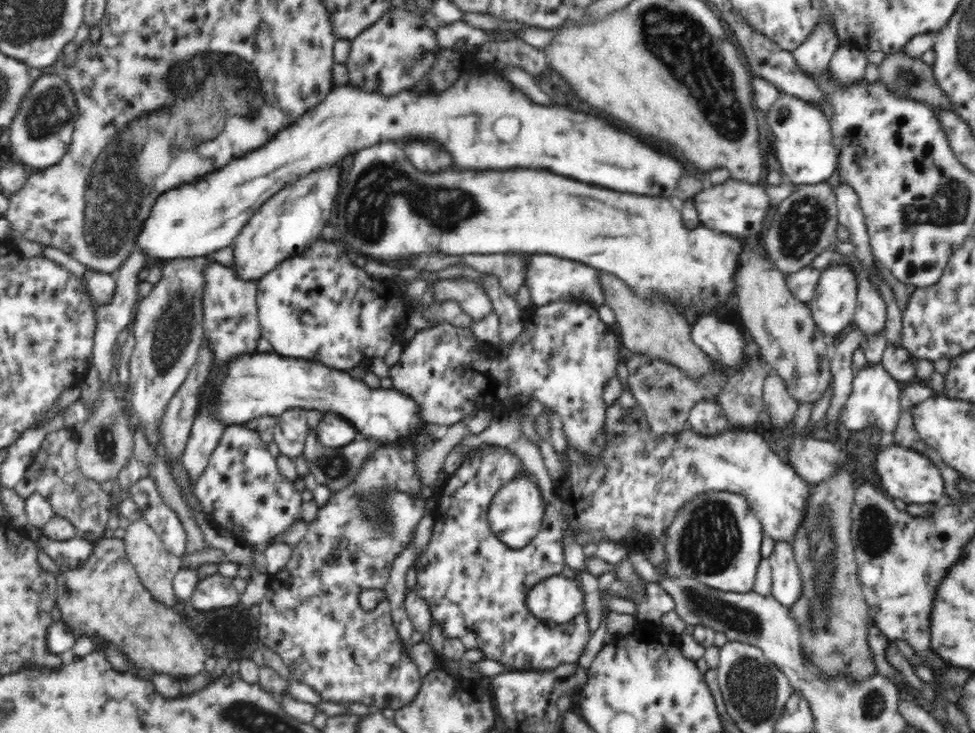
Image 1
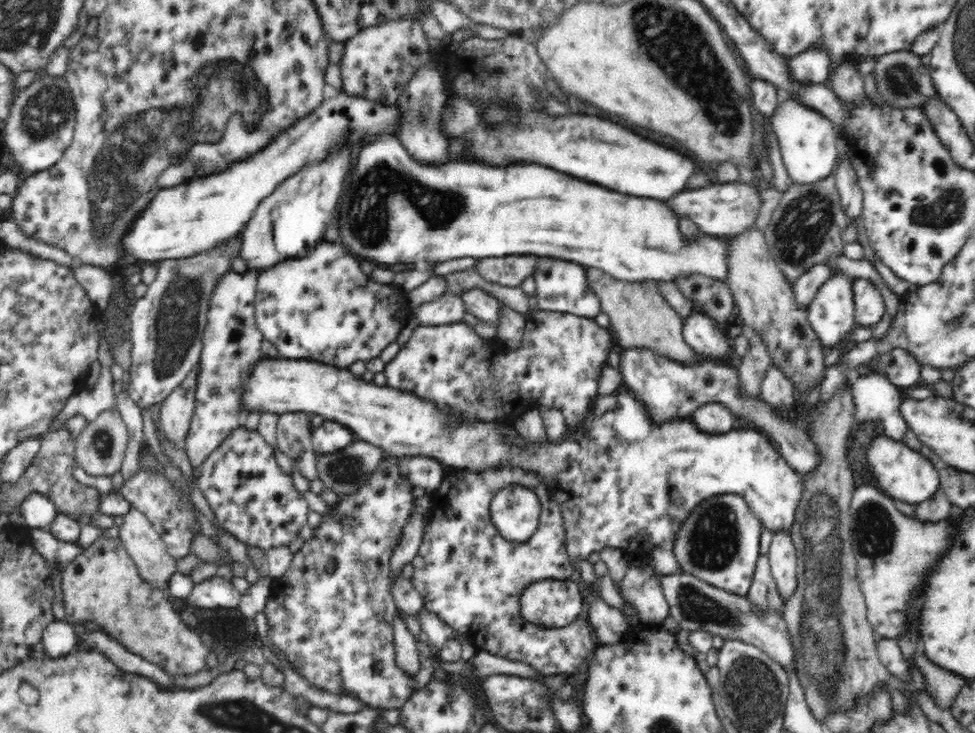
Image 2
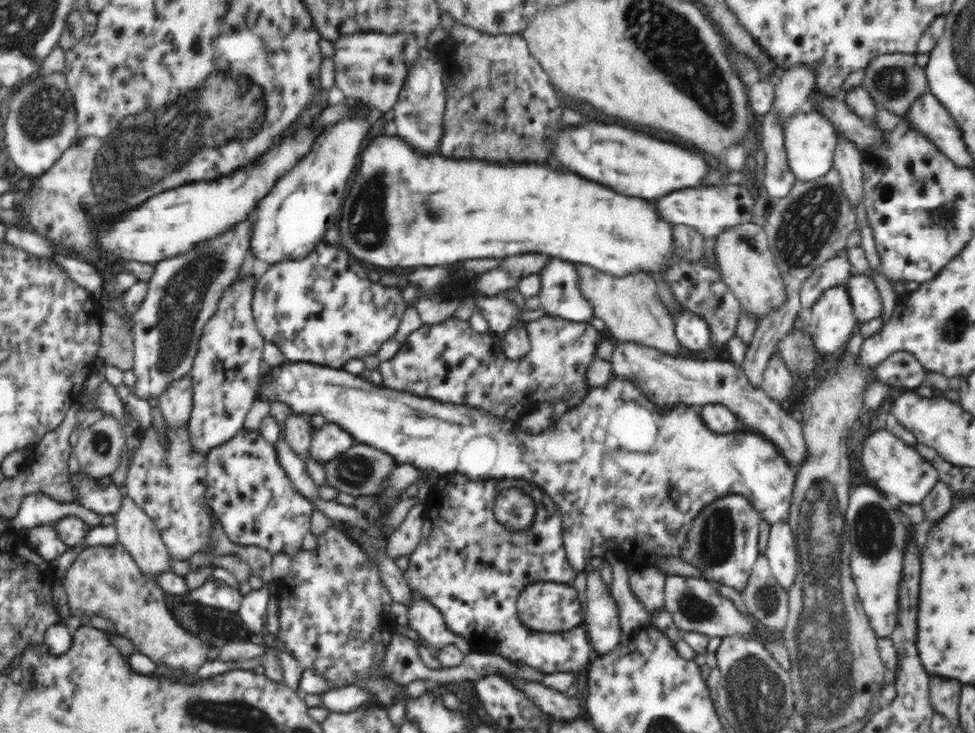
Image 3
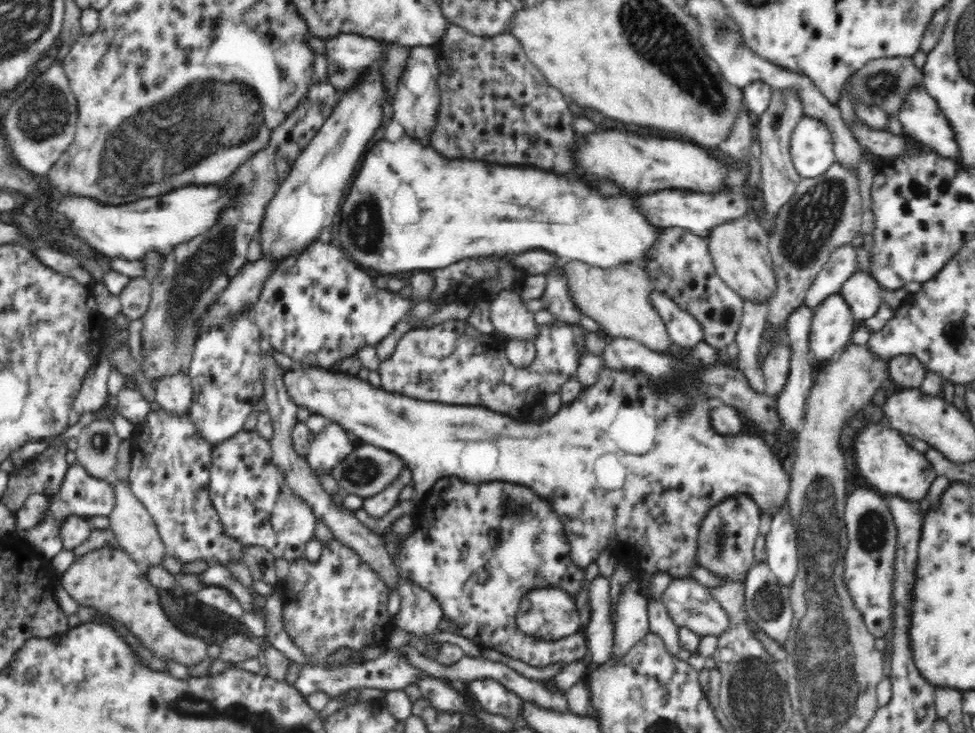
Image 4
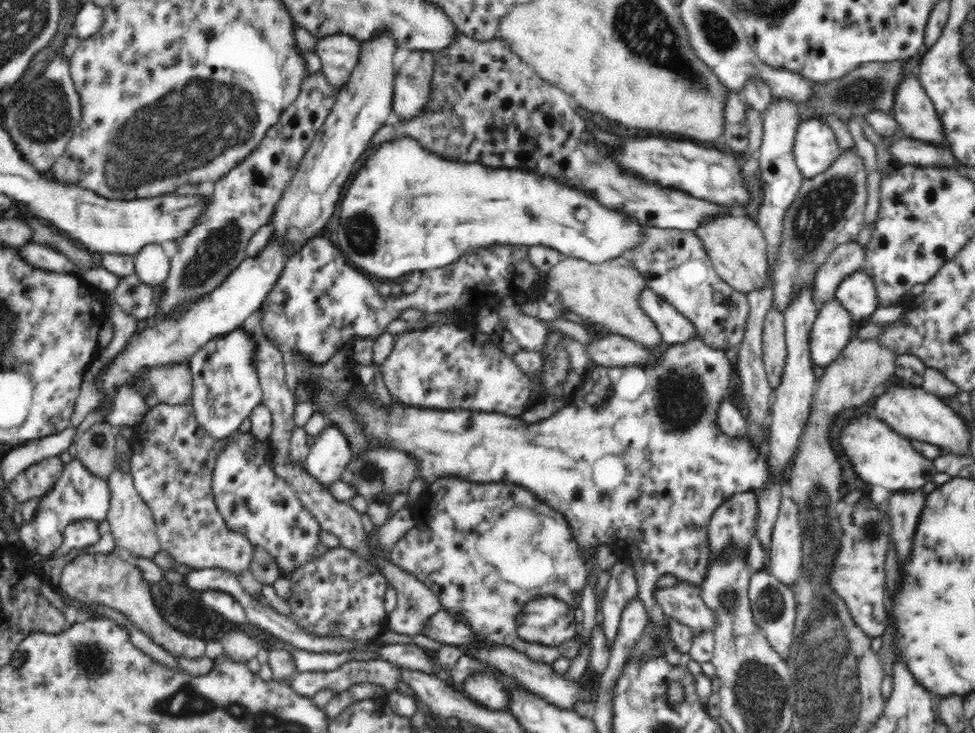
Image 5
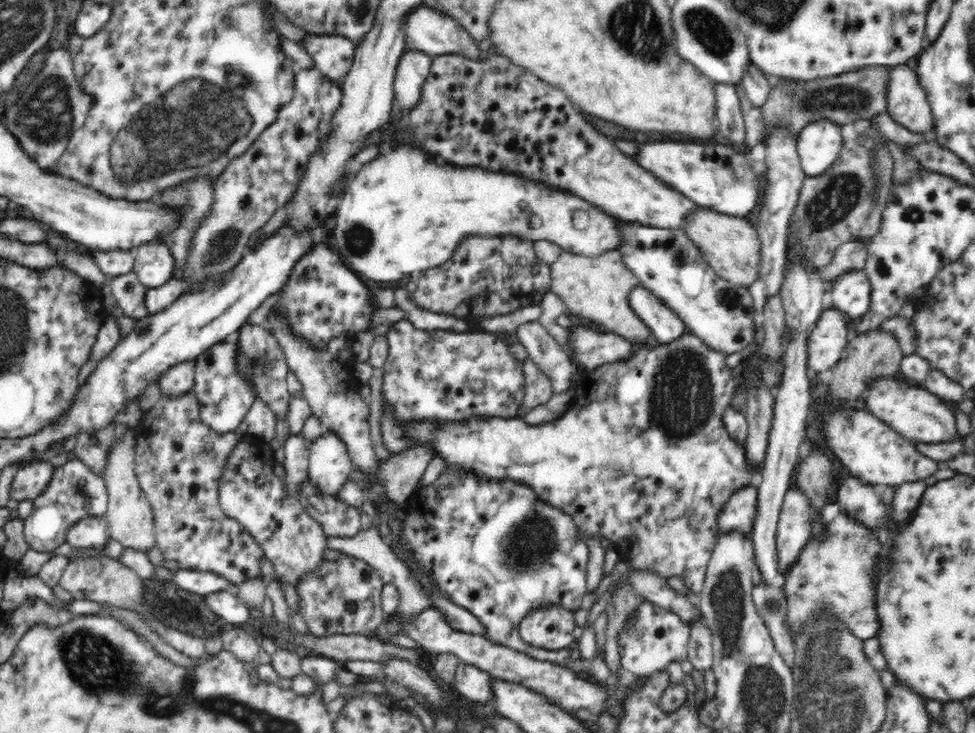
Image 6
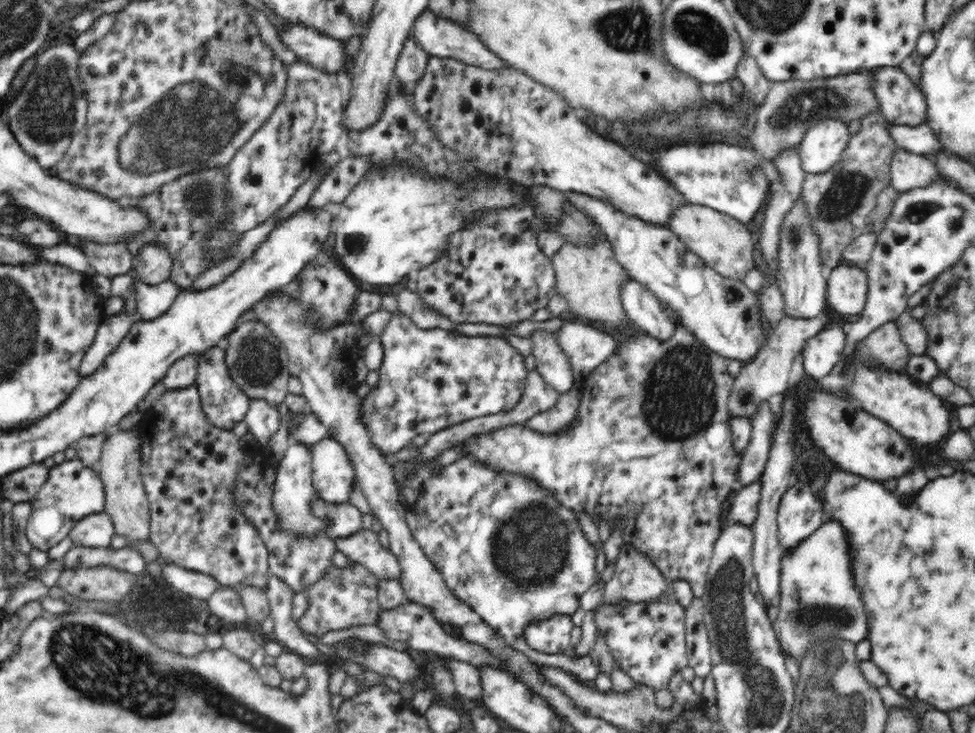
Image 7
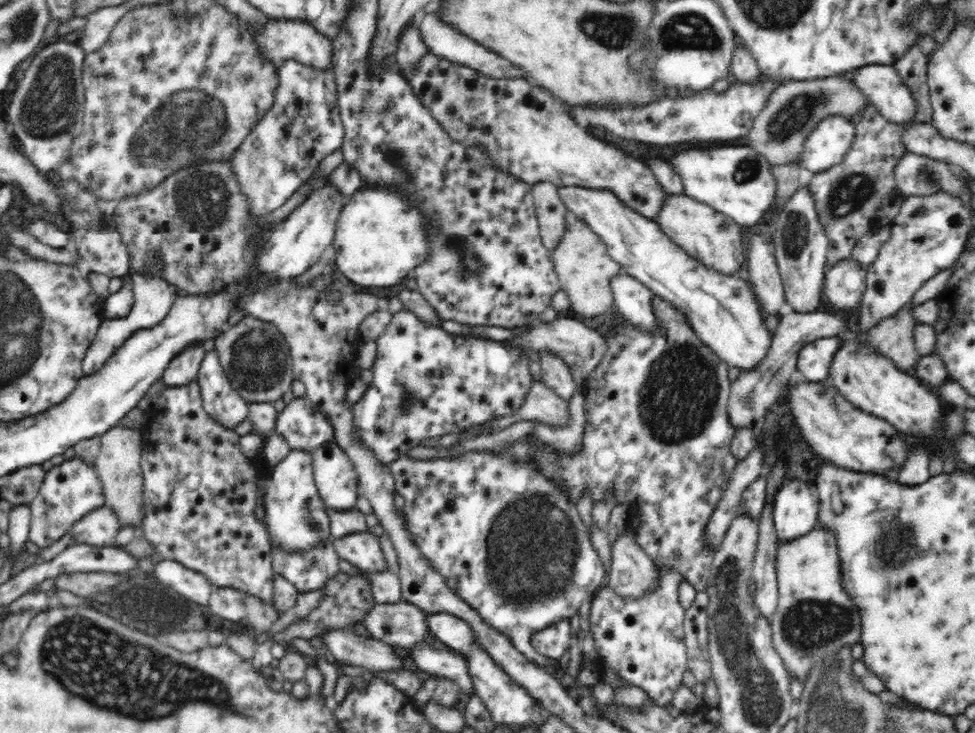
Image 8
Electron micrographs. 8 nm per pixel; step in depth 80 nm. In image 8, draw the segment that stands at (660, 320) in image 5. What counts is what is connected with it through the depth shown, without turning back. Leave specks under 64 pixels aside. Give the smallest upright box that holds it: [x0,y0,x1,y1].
[609,272,655,329]

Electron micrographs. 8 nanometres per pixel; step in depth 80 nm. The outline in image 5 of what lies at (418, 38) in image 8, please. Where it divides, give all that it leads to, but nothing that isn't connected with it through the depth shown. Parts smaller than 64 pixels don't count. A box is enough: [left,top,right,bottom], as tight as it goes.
[393,51,434,119]

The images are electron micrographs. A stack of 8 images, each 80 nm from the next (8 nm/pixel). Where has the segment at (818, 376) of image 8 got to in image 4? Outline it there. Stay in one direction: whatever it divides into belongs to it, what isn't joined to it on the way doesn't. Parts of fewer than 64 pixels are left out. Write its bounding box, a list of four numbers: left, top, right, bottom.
[809,292,854,362]

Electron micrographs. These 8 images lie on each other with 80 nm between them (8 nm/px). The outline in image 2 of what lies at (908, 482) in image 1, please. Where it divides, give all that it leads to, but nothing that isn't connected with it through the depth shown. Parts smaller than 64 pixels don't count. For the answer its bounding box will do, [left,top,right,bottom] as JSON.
[866,434,940,505]

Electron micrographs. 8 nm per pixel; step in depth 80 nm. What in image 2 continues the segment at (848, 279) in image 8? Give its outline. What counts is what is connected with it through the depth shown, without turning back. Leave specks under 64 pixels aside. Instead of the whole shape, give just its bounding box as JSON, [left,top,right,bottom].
[851,278,885,326]

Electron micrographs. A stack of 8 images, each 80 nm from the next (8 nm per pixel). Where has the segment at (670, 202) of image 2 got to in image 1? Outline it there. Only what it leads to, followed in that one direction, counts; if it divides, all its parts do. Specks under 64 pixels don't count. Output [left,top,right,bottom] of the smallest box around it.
[691,179,773,238]

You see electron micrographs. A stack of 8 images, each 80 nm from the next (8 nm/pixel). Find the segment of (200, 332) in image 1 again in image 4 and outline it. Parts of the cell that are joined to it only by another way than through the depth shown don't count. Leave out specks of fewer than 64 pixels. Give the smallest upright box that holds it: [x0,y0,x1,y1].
[140,80,339,379]

